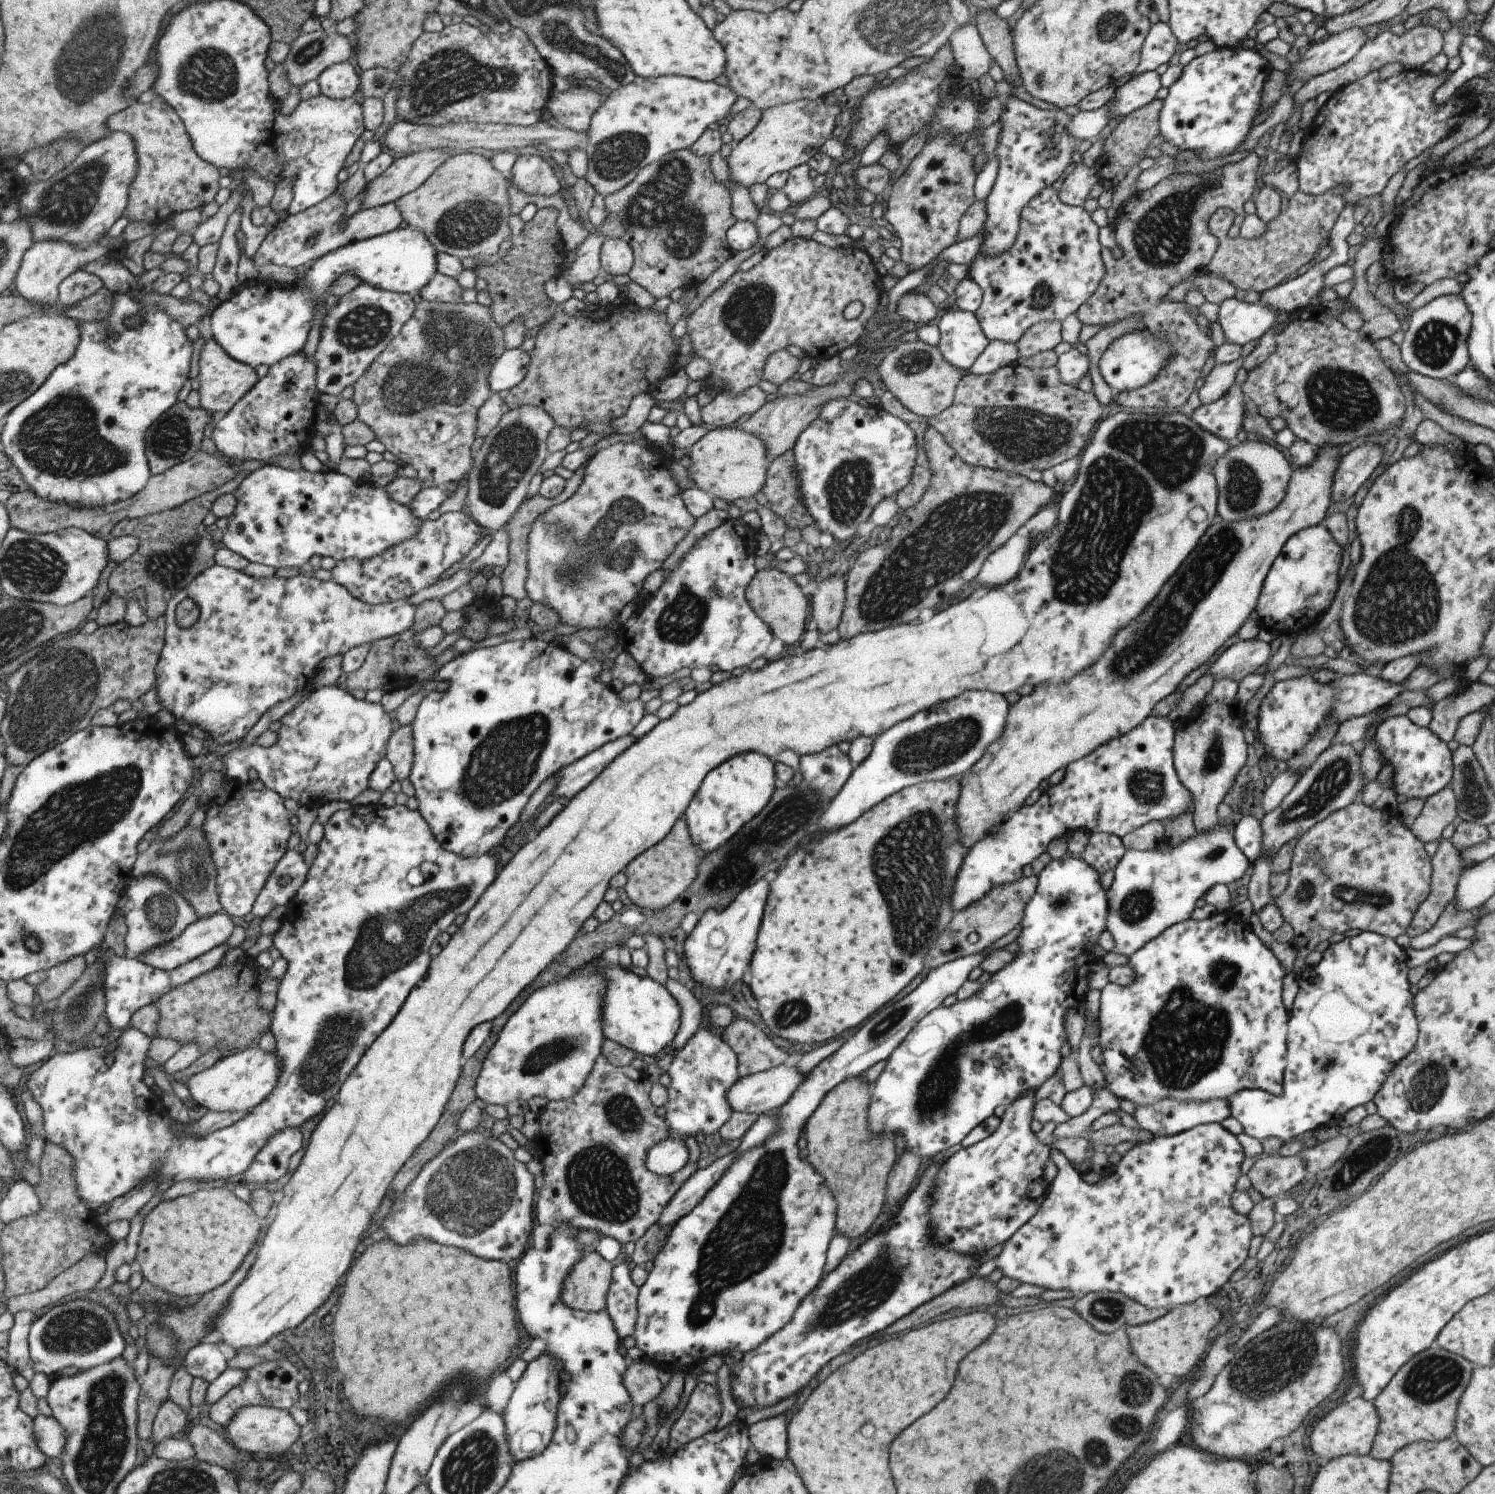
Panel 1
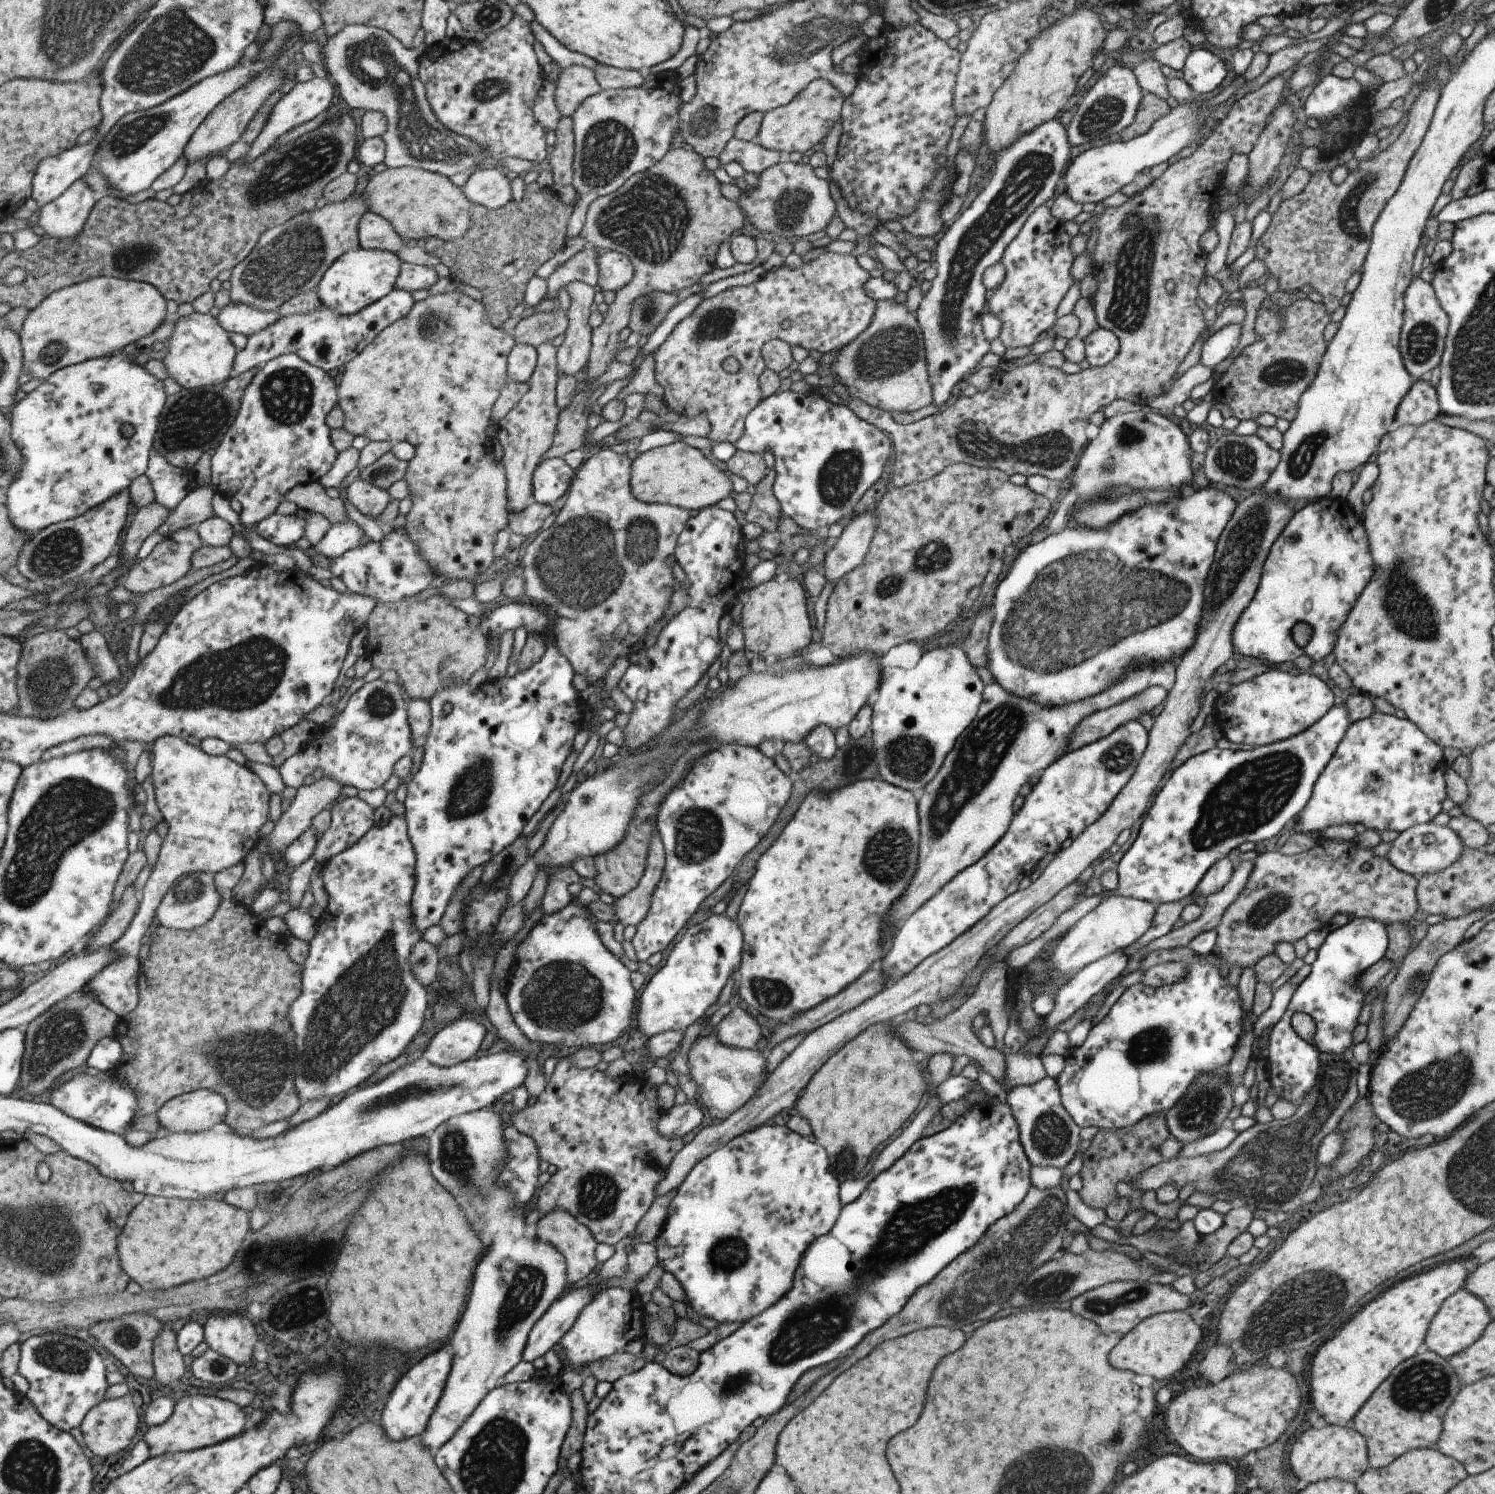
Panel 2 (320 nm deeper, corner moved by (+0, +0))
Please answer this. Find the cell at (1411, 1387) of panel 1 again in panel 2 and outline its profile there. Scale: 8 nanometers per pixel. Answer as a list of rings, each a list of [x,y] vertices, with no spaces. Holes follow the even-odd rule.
[[[1427,1350],[1422,1354],[1415,1353],[1397,1364],[1387,1375],[1387,1378],[1375,1388],[1371,1396],[1361,1405],[1361,1408],[1349,1422],[1349,1427],[1365,1439],[1370,1468],[1386,1467],[1391,1461],[1411,1449],[1435,1447],[1436,1440],[1442,1431],[1443,1415],[1453,1402],[1460,1387],[1460,1380],[1453,1372],[1447,1358],[1441,1358],[1433,1351]]]

